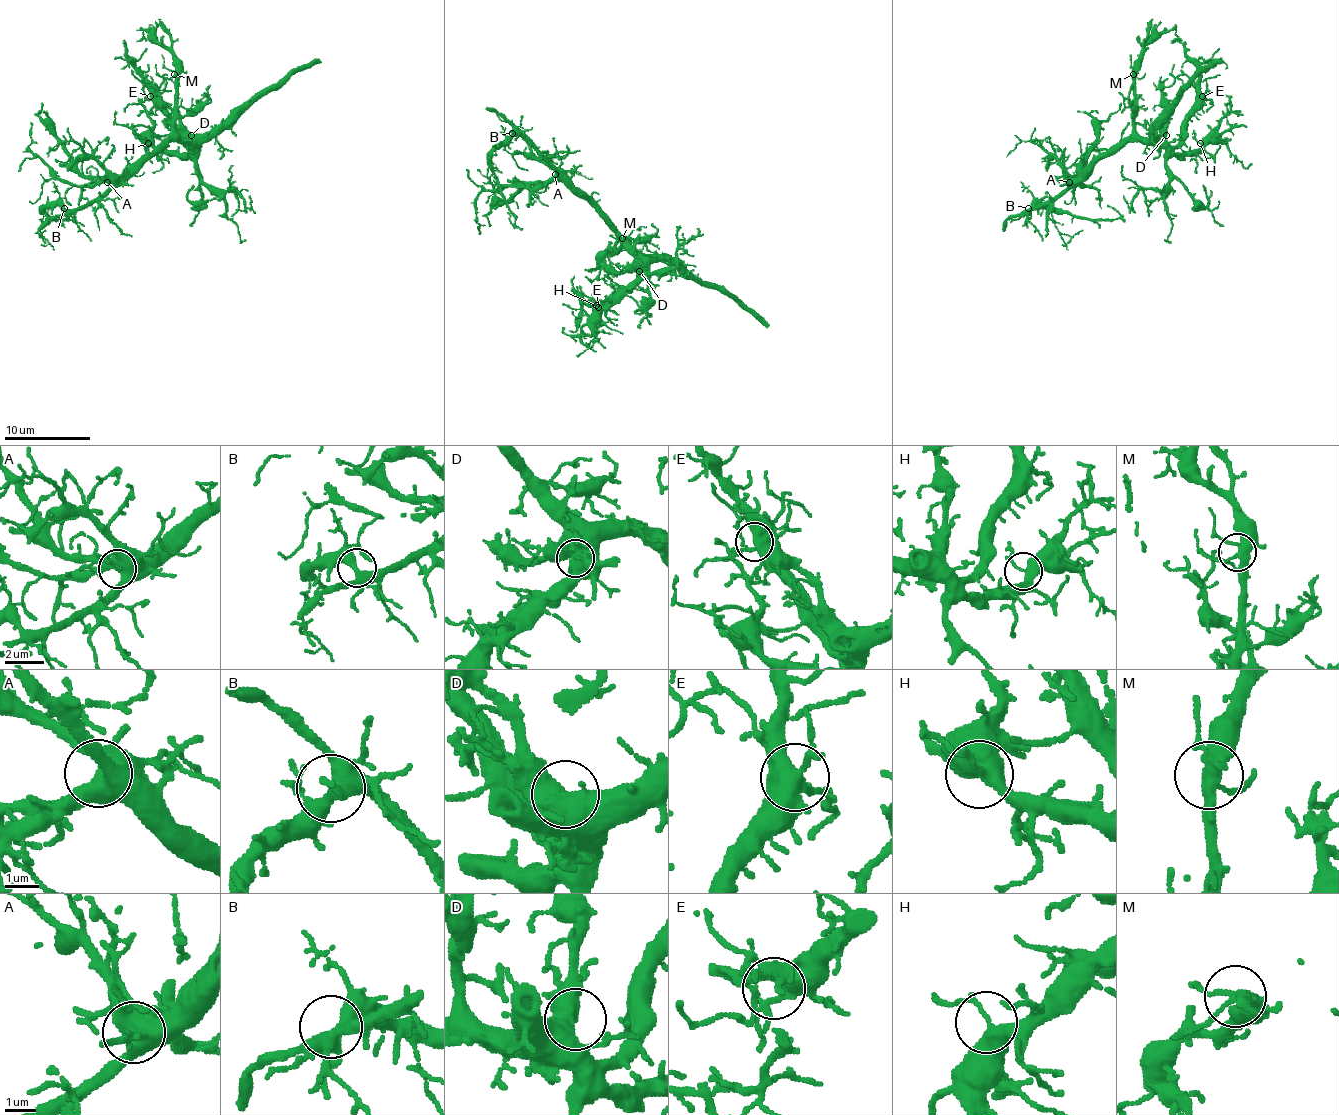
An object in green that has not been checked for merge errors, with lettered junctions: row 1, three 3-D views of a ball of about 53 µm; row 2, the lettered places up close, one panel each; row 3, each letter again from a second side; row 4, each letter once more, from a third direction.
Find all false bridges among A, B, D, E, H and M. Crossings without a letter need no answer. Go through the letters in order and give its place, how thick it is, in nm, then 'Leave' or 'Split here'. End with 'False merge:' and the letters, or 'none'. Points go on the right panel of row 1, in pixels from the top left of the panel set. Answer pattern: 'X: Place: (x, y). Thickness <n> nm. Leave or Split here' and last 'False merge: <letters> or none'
A: Place: (1069, 182). Thickness 550 nm. Leave
B: Place: (1028, 208). Thickness 400 nm. Leave
D: Place: (1166, 135). Thickness 550 nm. Leave
E: Place: (1202, 96). Thickness 480 nm. Leave
H: Place: (1200, 143). Thickness 340 nm. Leave
M: Place: (1133, 74). Thickness 360 nm. Leave
False merge: none

